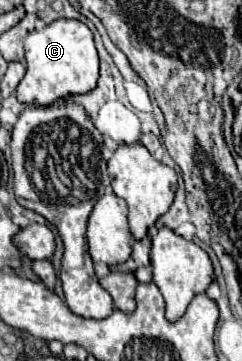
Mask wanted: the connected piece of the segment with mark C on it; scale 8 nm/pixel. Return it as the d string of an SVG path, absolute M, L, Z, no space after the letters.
M58 19L50 25L46 25L40 31L34 31L26 37L24 41L24 51L26 51L26 75L20 81L18 89L16 89L16 99L20 103L26 105L52 105L58 99L66 99L70 95L78 95L78 93L88 93L98 85L98 53L94 47L94 39L92 39L92 31L76 19Z

